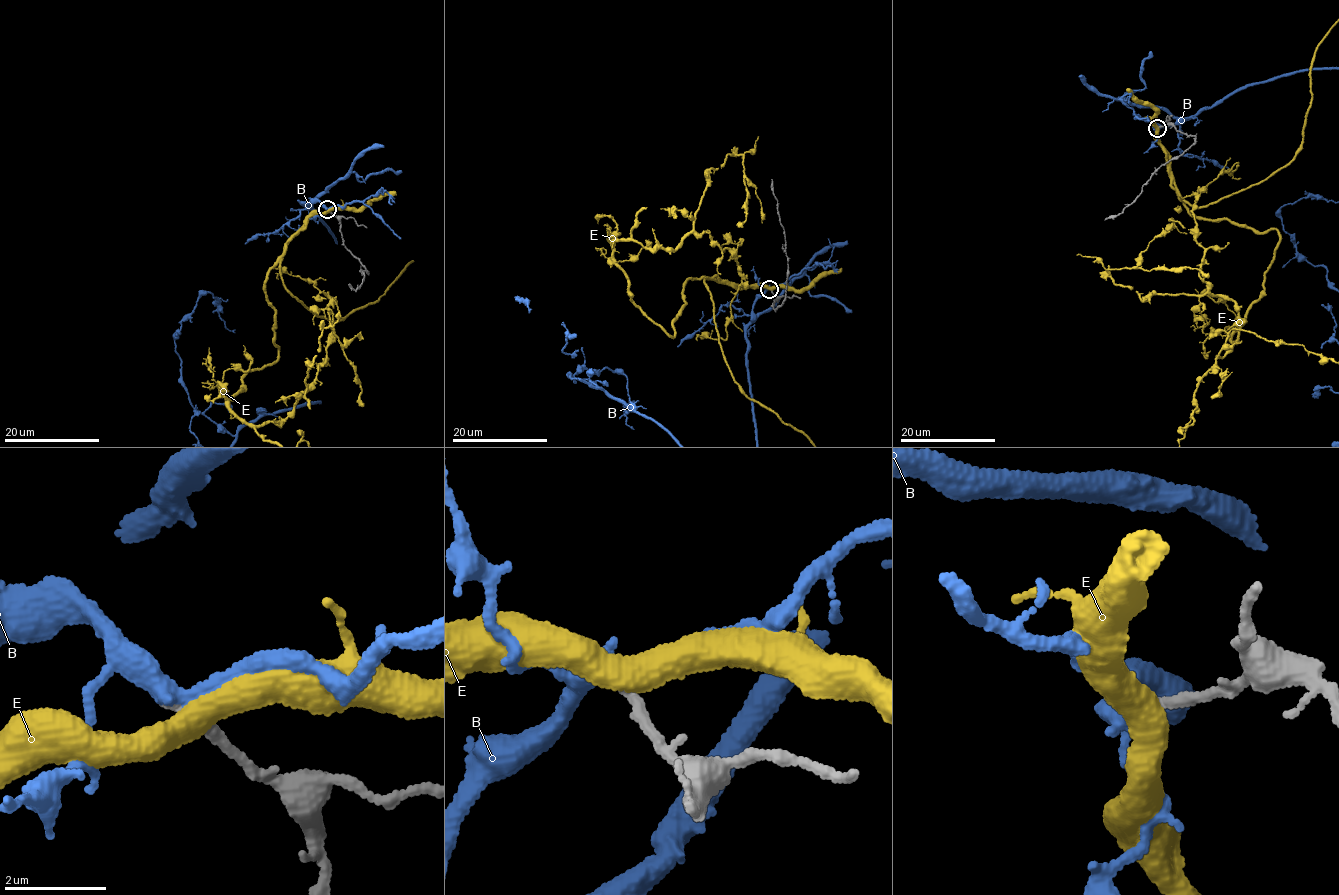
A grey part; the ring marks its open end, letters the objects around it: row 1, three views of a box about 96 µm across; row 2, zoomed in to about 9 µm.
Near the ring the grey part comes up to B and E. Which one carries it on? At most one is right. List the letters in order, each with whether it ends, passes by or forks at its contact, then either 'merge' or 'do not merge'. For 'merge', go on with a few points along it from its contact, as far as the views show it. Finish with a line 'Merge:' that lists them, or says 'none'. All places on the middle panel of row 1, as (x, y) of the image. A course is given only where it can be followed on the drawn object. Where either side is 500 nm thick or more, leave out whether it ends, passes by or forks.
B: it passes by; merge
E: it passes by; do not merge
Merge: B

